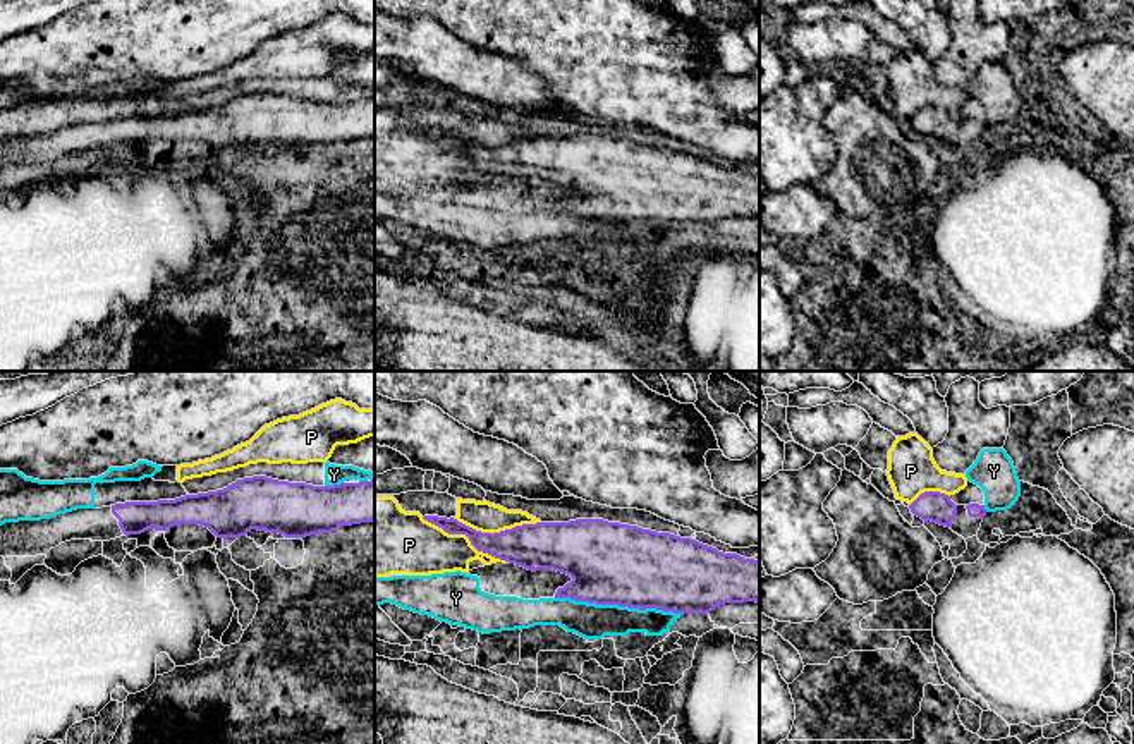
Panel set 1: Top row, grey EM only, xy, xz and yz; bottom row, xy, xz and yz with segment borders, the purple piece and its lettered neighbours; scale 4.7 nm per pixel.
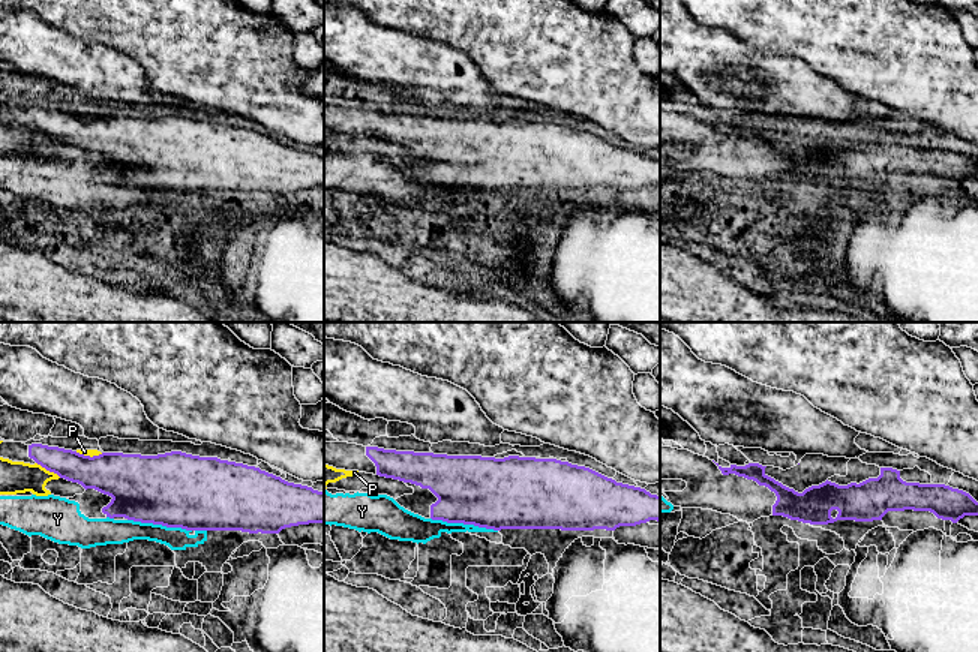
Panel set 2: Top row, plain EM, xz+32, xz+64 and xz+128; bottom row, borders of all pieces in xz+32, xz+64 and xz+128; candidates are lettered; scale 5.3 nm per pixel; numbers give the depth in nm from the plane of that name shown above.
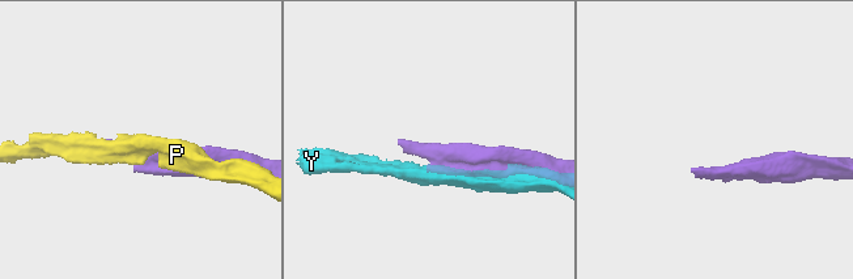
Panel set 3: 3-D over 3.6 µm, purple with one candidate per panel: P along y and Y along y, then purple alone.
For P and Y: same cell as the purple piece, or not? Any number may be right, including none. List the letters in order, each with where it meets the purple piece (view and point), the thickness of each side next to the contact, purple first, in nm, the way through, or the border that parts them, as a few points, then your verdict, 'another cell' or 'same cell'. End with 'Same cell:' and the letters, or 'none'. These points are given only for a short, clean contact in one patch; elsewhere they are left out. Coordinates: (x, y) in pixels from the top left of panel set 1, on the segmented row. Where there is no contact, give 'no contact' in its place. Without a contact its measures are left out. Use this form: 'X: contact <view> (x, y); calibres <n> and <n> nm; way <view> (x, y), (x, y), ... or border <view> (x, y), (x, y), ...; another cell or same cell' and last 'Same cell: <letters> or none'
P: contact xz (466, 535); calibres 170 and 260 nm; another cell
Y: contact xz (619, 605); calibres 380 and 170 nm; another cell
Same cell: none

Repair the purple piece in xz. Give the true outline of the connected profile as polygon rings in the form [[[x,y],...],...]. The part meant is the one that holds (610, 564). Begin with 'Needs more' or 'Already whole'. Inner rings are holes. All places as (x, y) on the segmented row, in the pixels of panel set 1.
Already whole. [[[424,515],[448,534],[466,534],[483,553],[527,570],[553,569],[572,577],[555,598],[596,605],[656,608],[674,613],[710,613],[725,603],[759,603],[759,560],[723,553],[713,546],[670,533],[603,519],[522,524],[500,533],[481,533],[457,519]]]

